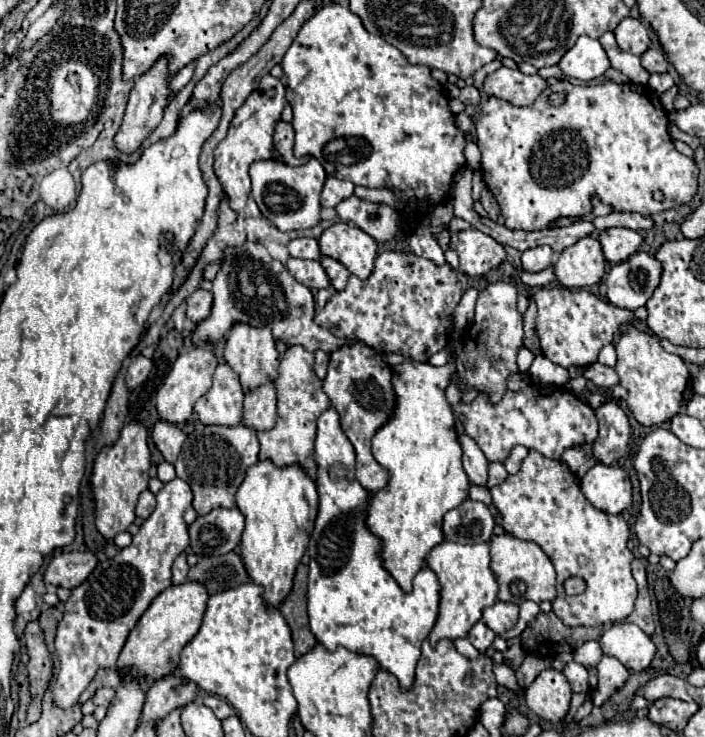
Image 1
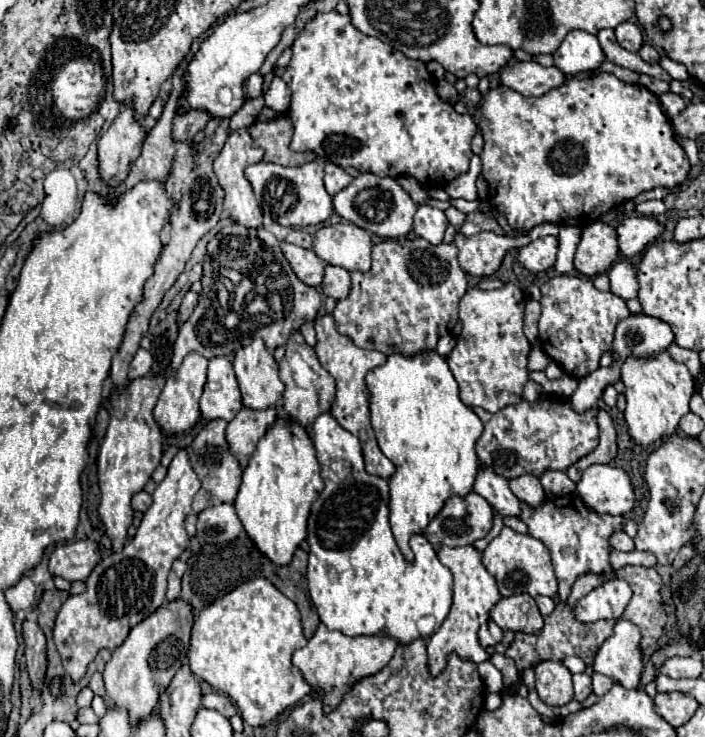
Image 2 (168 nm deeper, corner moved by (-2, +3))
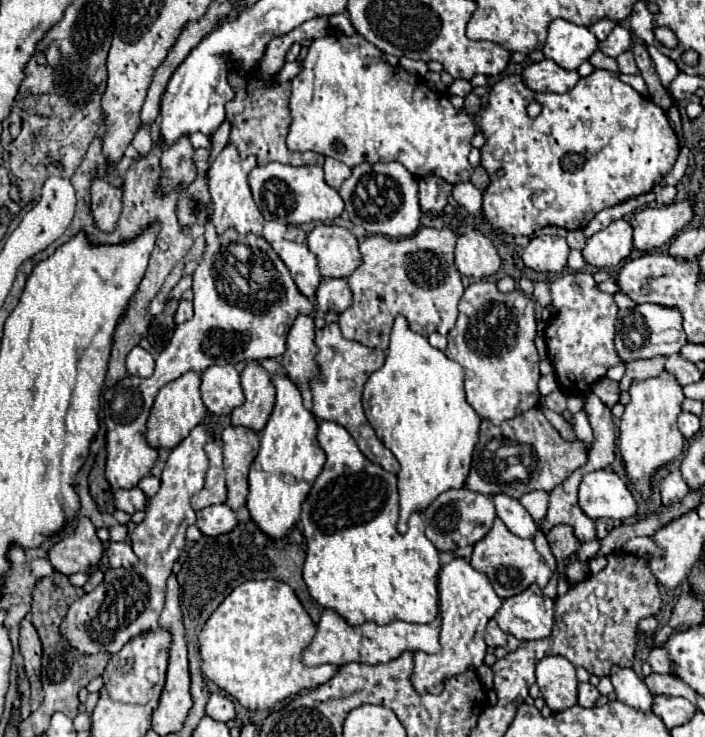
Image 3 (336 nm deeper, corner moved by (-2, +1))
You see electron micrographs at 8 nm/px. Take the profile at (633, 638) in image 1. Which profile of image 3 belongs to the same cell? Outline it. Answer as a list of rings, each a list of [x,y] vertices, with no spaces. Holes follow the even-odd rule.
[[[615,666],[611,670],[609,678],[615,686],[615,694],[617,694],[619,702],[623,702],[623,704],[627,704],[639,712],[651,710],[653,696],[649,692],[649,688],[645,686],[645,682],[631,668]]]

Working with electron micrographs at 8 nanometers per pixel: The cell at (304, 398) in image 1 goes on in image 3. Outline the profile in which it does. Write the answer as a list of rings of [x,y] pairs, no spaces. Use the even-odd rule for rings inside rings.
[[[299,314],[289,330],[287,352],[283,354],[283,368],[299,386],[309,384],[317,374],[317,364],[313,362],[315,354],[315,320],[313,316]]]

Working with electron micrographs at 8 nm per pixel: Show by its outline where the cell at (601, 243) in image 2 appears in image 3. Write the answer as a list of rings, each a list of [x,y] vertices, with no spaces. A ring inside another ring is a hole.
[[[617,220],[587,238],[583,256],[595,268],[613,268],[633,250],[633,228],[627,220]]]

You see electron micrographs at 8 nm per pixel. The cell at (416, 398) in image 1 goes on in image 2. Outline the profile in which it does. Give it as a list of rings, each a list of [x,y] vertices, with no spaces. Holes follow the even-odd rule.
[[[423,350],[415,356],[393,354],[383,366],[371,370],[365,382],[371,390],[371,426],[375,430],[379,448],[397,468],[389,478],[389,524],[405,560],[413,562],[409,538],[425,532],[433,516],[441,512],[447,498],[467,496],[473,490],[473,480],[477,474],[475,442],[477,436],[481,436],[481,420],[459,400],[457,380],[449,370],[447,360],[435,350]]]

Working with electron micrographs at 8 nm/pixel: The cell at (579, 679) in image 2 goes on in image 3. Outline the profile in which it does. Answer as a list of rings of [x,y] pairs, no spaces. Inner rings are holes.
[[[589,682],[587,684],[579,684],[579,704],[583,708],[593,708],[599,700],[599,690],[595,686],[591,686]]]

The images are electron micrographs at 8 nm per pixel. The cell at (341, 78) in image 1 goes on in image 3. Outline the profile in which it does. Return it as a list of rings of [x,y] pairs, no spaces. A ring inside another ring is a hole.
[[[329,34],[325,38],[313,40],[309,52],[303,60],[303,70],[291,80],[291,126],[287,136],[287,148],[305,152],[313,150],[323,156],[337,158],[345,162],[349,168],[361,162],[401,162],[413,176],[439,176],[451,186],[459,182],[469,182],[473,174],[473,166],[467,156],[471,152],[471,140],[475,136],[475,126],[467,112],[455,110],[449,100],[441,100],[423,80],[415,74],[409,74],[401,66],[387,64],[381,58],[381,50],[361,38],[345,36],[345,34]]]

